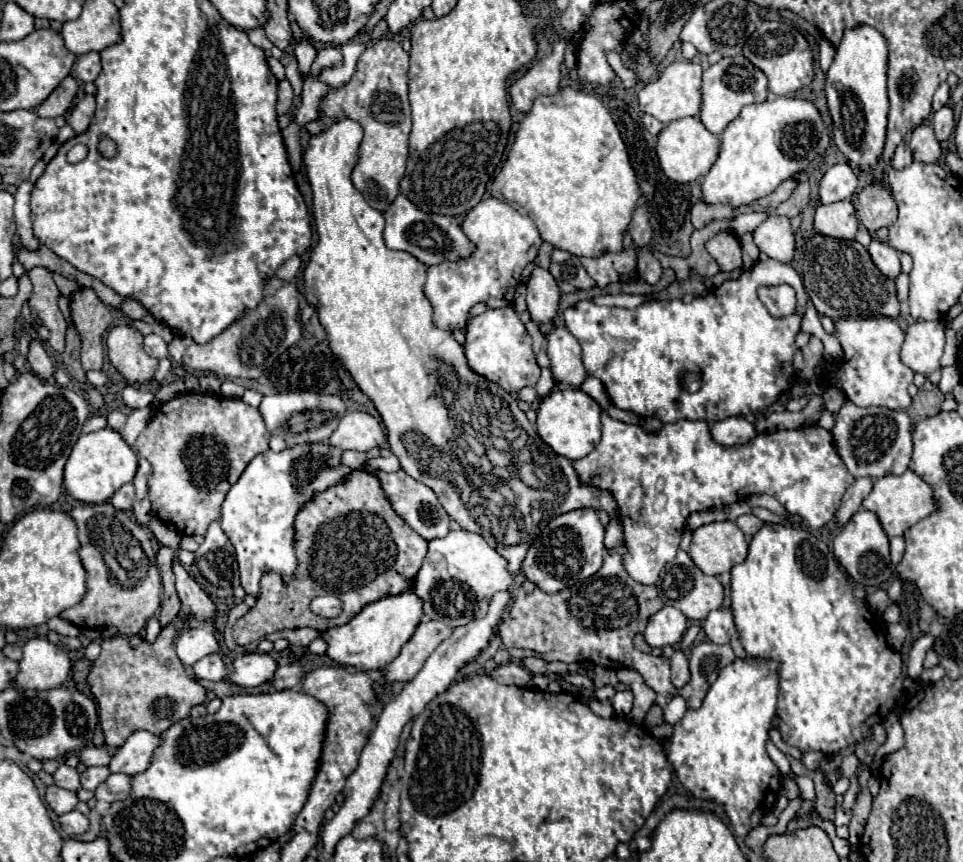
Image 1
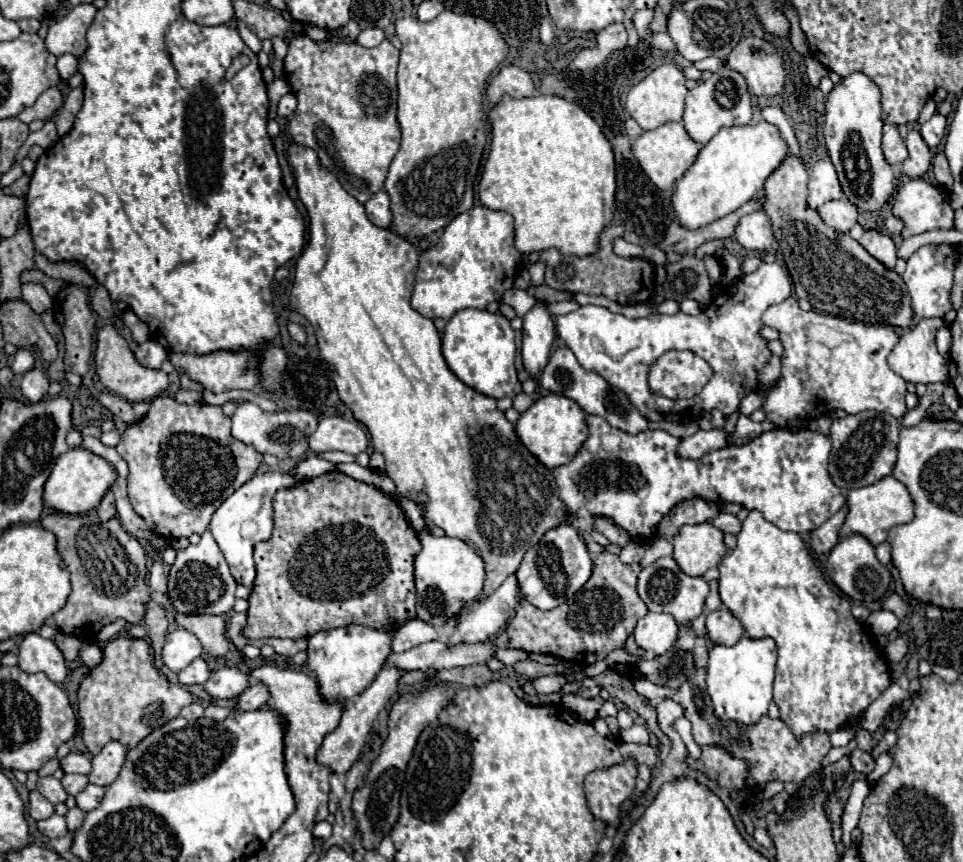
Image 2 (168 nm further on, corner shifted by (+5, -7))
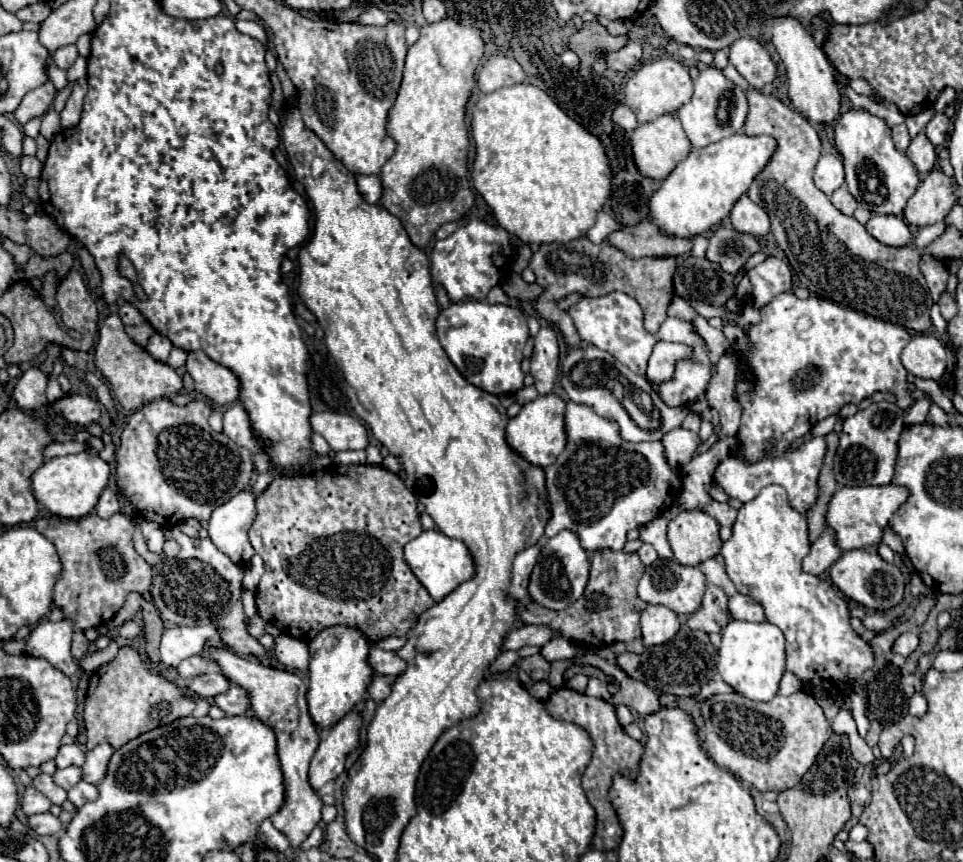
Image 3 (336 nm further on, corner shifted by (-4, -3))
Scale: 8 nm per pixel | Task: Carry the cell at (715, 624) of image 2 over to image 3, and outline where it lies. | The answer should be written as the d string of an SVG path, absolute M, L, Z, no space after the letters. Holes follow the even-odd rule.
M734 594L728 600L728 612L734 620L764 622L764 610L760 608L760 604L754 602L750 596L744 596L744 594Z

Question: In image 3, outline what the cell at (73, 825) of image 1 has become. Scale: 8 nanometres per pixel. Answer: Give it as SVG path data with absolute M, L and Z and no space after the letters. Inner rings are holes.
M44 812L44 814L34 814L32 818L28 818L28 824L30 828L40 834L40 836L46 836L46 834L60 834L62 832L62 822L58 816L50 814L50 812Z

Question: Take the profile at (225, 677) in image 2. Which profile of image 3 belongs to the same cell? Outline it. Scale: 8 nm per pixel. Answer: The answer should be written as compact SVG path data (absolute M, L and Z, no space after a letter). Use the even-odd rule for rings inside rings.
M206 672L190 682L190 690L202 698L214 698L230 688L230 680L222 672Z

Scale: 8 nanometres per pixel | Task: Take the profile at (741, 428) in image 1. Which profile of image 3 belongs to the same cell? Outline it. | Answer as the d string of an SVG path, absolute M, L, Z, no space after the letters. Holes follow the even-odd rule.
M676 428L676 430L668 432L662 438L662 442L664 442L666 456L668 456L668 462L672 464L672 468L684 468L702 444L702 440L696 432L690 432L684 428Z

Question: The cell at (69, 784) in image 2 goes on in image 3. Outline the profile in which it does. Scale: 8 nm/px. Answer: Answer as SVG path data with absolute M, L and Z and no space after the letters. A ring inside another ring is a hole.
M72 766L72 768L64 768L64 770L56 770L54 772L54 780L58 786L70 790L72 786L76 786L82 780L82 770Z

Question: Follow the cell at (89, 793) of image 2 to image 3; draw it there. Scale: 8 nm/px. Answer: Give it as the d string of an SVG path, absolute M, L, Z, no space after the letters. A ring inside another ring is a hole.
M80 782L80 784L76 784L76 788L70 788L68 790L68 800L76 806L76 808L80 808L80 806L84 806L86 802L92 802L92 800L96 800L98 798L98 786L96 784L88 784L88 782Z

